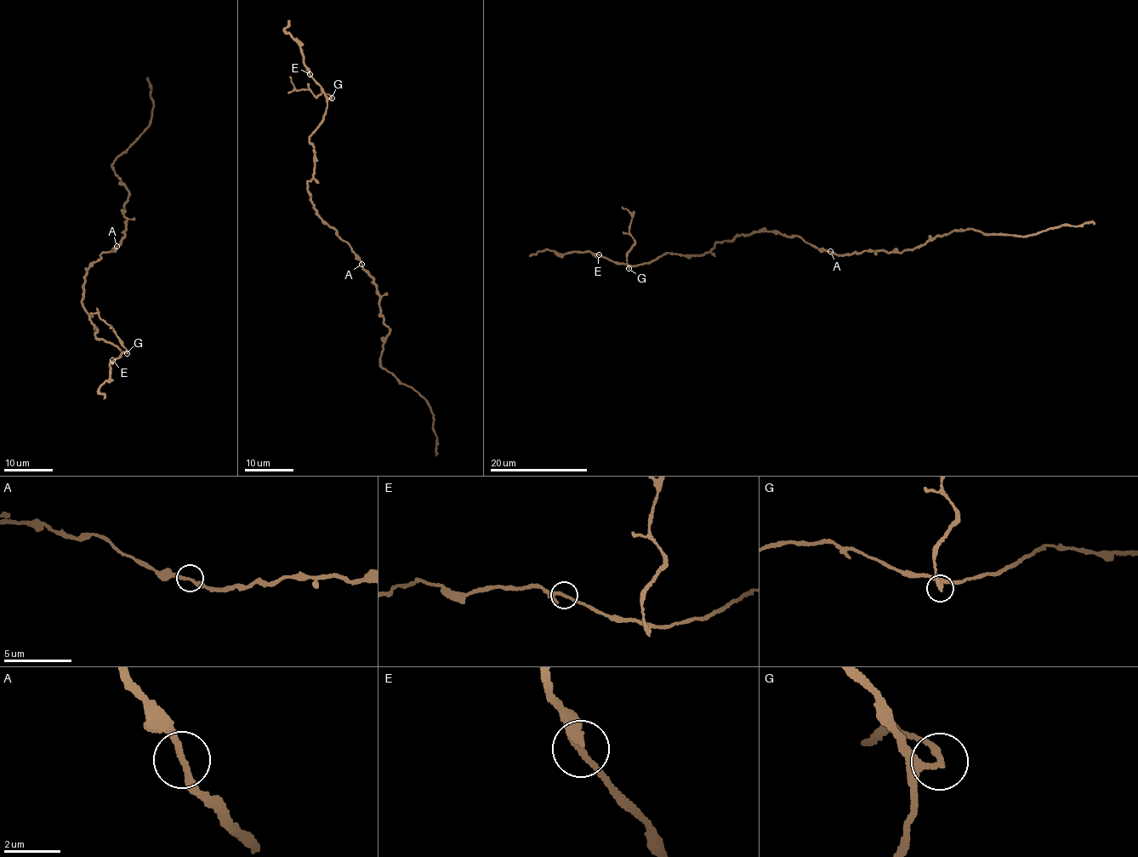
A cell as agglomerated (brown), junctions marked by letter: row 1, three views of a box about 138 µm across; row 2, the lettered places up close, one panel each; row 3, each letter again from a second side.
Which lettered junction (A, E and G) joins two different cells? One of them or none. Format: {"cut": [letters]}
{"cut": ["G"]}

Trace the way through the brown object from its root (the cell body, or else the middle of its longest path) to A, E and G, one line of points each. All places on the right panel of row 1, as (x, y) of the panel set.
A: (810, 243), (830, 251)
E: (810, 243), (795, 236), (762, 231), (717, 242), (702, 254), (666, 253), (642, 265), (617, 264), (599, 254)
G: (810, 243), (795, 236), (759, 231), (717, 242), (702, 254), (685, 256), (666, 253), (647, 262), (628, 267)

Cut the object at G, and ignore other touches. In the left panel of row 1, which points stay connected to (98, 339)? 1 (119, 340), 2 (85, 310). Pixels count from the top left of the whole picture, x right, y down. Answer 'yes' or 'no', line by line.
1: no
2: yes

